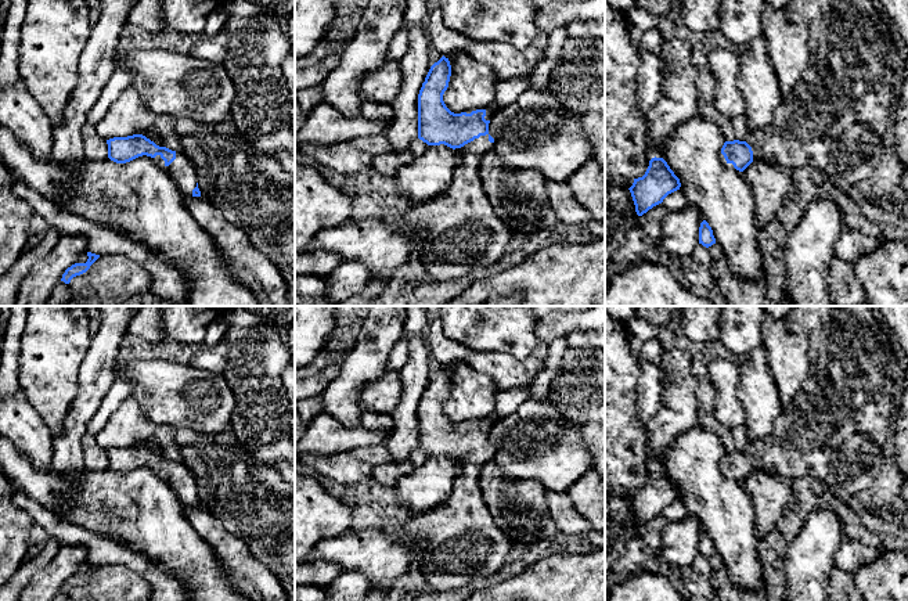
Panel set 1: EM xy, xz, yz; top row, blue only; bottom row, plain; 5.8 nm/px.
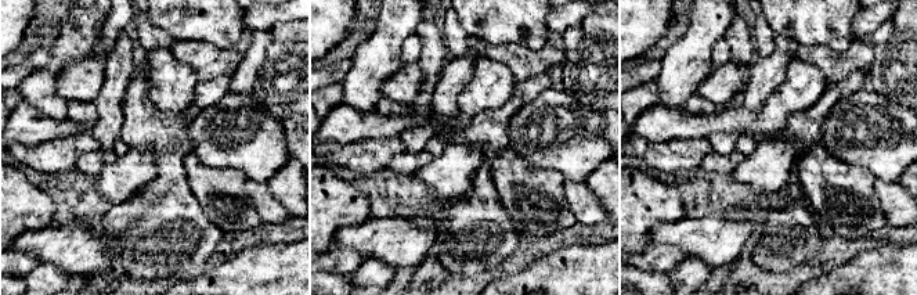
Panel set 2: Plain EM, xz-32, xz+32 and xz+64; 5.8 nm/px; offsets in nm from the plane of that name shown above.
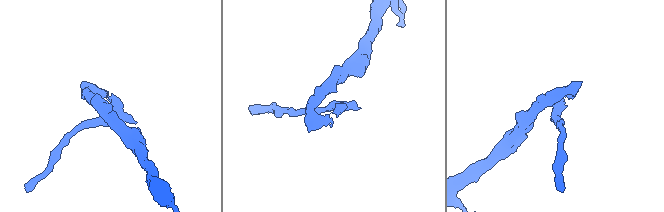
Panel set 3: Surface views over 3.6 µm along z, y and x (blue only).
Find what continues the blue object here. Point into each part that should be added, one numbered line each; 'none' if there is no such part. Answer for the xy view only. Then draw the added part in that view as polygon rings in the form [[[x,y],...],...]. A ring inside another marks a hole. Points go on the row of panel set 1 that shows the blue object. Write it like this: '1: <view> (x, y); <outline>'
1: xy (182, 169); [[[176,151],[176,159],[169,166],[165,165],[161,155],[156,155],[154,161],[170,173],[184,197],[192,197],[192,190],[197,187],[197,173],[192,162],[181,151]]]

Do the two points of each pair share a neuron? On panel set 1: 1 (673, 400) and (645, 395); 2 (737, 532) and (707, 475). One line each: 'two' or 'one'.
1: two
2: one

